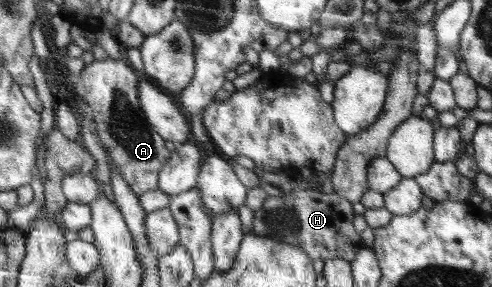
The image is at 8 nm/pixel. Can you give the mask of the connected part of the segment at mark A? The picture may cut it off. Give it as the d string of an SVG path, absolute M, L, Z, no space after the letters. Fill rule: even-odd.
M122 59L93 60L78 75L74 90L76 95L86 101L90 116L96 124L99 140L106 145L112 163L118 167L130 191L139 196L157 189L160 168L168 161L171 152L141 111L138 77L134 70Z

